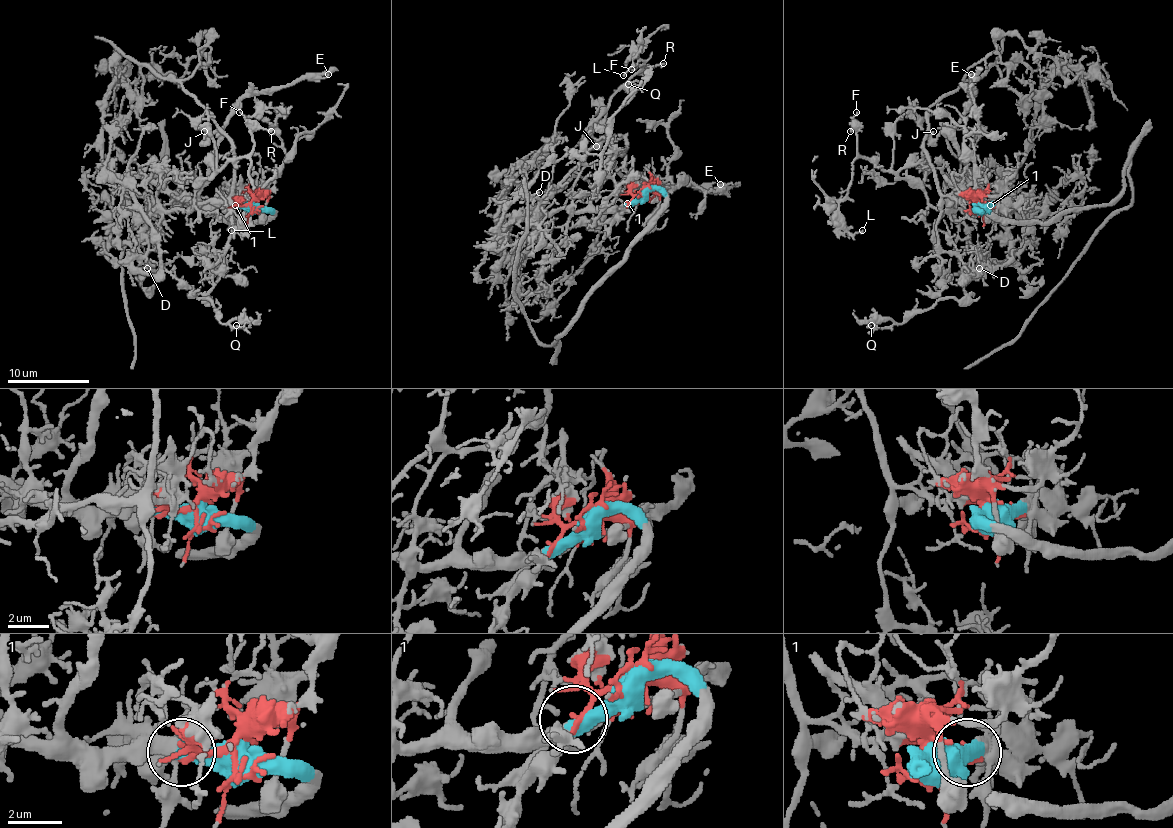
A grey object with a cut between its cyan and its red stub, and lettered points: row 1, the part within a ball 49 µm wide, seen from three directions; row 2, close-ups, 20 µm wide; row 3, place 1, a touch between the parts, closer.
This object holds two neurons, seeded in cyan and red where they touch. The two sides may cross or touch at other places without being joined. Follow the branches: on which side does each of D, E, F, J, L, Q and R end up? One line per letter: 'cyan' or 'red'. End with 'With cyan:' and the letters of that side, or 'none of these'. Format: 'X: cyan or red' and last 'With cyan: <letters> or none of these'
D: red
E: cyan
F: red
J: cyan
L: red
Q: red
R: red
With cyan: E, J

